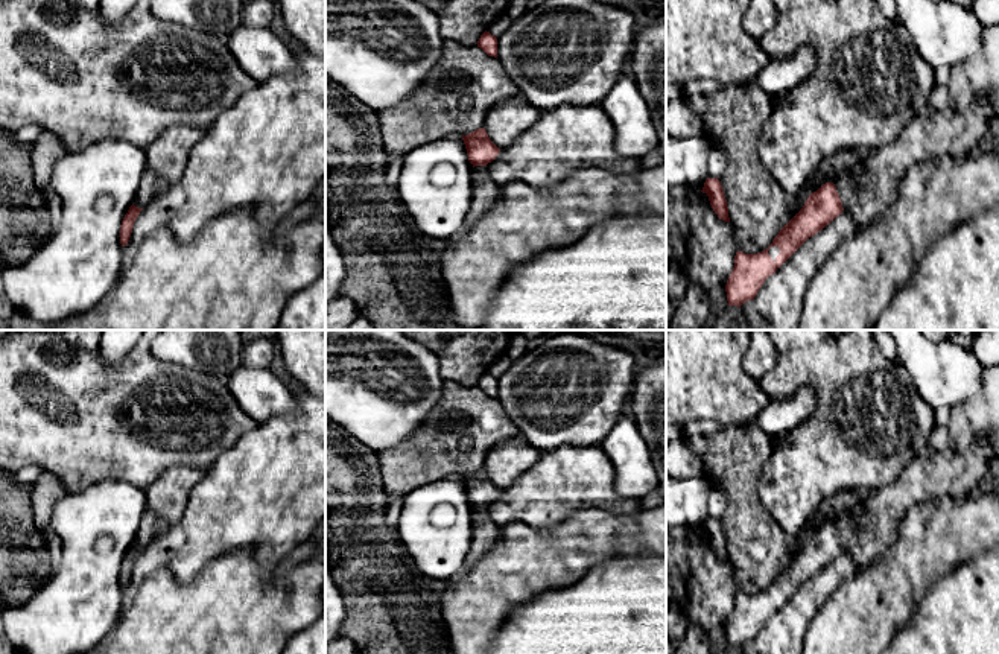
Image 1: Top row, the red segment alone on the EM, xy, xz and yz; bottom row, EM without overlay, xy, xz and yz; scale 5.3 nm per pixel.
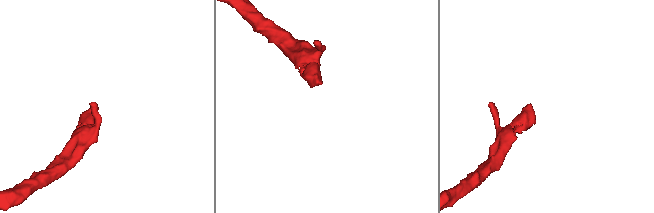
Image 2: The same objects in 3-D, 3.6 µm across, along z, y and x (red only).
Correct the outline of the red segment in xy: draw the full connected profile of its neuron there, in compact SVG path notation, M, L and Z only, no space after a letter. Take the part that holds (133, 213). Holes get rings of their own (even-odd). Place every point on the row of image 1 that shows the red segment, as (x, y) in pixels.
M146 169L138 186L135 202L129 207L128 213L122 221L120 227L122 246L128 245L135 219L138 217L144 205L158 193L161 187L163 187L161 181L149 169Z

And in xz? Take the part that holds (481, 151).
M479 128L471 134L462 135L468 161L473 164L471 183L473 196L471 205L465 216L464 225L455 236L473 228L473 225L488 211L497 201L502 186L493 181L487 167L500 152L500 149L490 140L485 128Z

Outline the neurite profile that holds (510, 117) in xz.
M523 96L508 97L488 111L484 128L490 140L503 149L532 126L541 114L543 111L532 106Z

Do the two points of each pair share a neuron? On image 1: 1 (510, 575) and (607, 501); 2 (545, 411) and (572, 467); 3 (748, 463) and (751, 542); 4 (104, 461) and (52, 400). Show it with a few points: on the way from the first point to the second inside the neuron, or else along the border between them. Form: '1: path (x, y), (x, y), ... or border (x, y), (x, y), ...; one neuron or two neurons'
1: border (633, 511), (615, 514), (580, 508), (564, 520); two neurons
2: border (598, 446), (558, 446), (543, 452); two neurons
3: path (745, 482), (745, 522); one neuron
4: path (98, 446), (67, 415); one neuron

